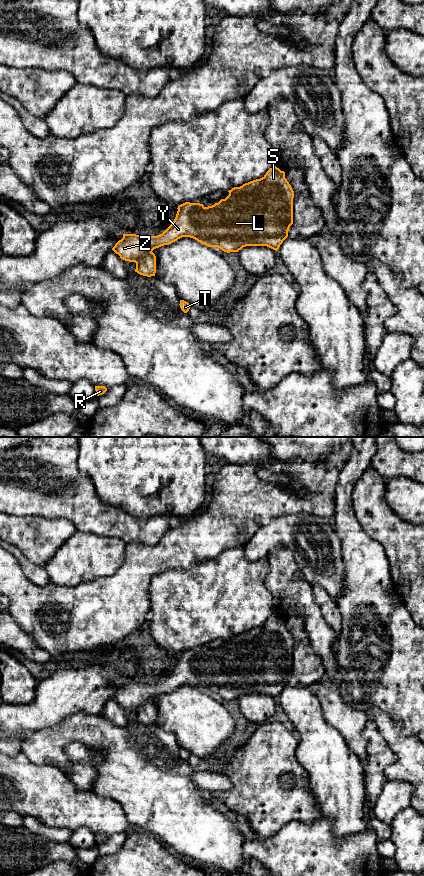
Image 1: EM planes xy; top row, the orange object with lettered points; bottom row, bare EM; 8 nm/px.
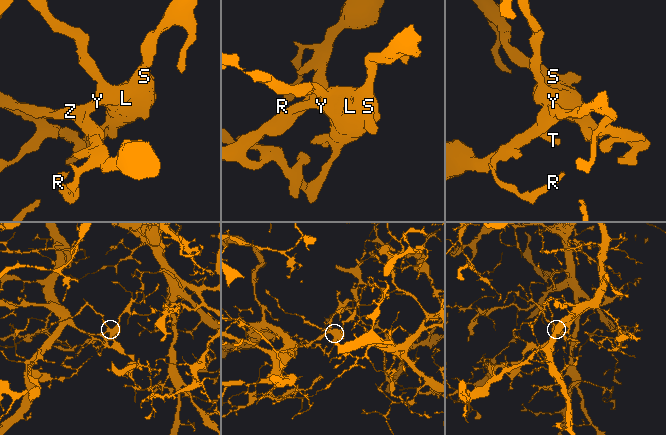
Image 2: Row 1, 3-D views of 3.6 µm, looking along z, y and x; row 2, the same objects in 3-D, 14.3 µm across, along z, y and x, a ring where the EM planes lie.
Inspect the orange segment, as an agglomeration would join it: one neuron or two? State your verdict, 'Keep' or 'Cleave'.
Keep

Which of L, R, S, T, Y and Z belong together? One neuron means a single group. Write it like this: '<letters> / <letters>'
L R S T Y Z

